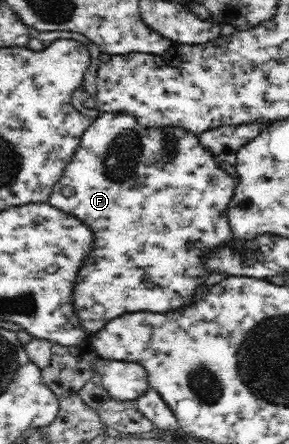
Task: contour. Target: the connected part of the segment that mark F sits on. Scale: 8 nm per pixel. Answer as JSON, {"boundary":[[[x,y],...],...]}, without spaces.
{"boundary":[[[107,112],[100,114],[89,128],[81,135],[80,143],[69,164],[65,167],[61,178],[54,184],[48,203],[63,212],[76,216],[81,222],[89,227],[93,235],[93,244],[84,263],[78,268],[73,285],[73,307],[75,315],[81,321],[81,327],[87,335],[95,335],[100,332],[105,324],[113,318],[119,318],[127,312],[139,312],[139,310],[151,310],[153,313],[169,312],[179,306],[179,310],[187,308],[189,302],[195,296],[195,290],[205,282],[209,271],[204,265],[204,254],[212,251],[215,247],[231,240],[232,230],[227,218],[229,201],[237,186],[237,177],[231,169],[223,166],[219,160],[203,148],[200,143],[200,135],[185,130],[182,126],[163,126],[163,128],[147,128],[137,124],[134,116],[126,112]]]}

